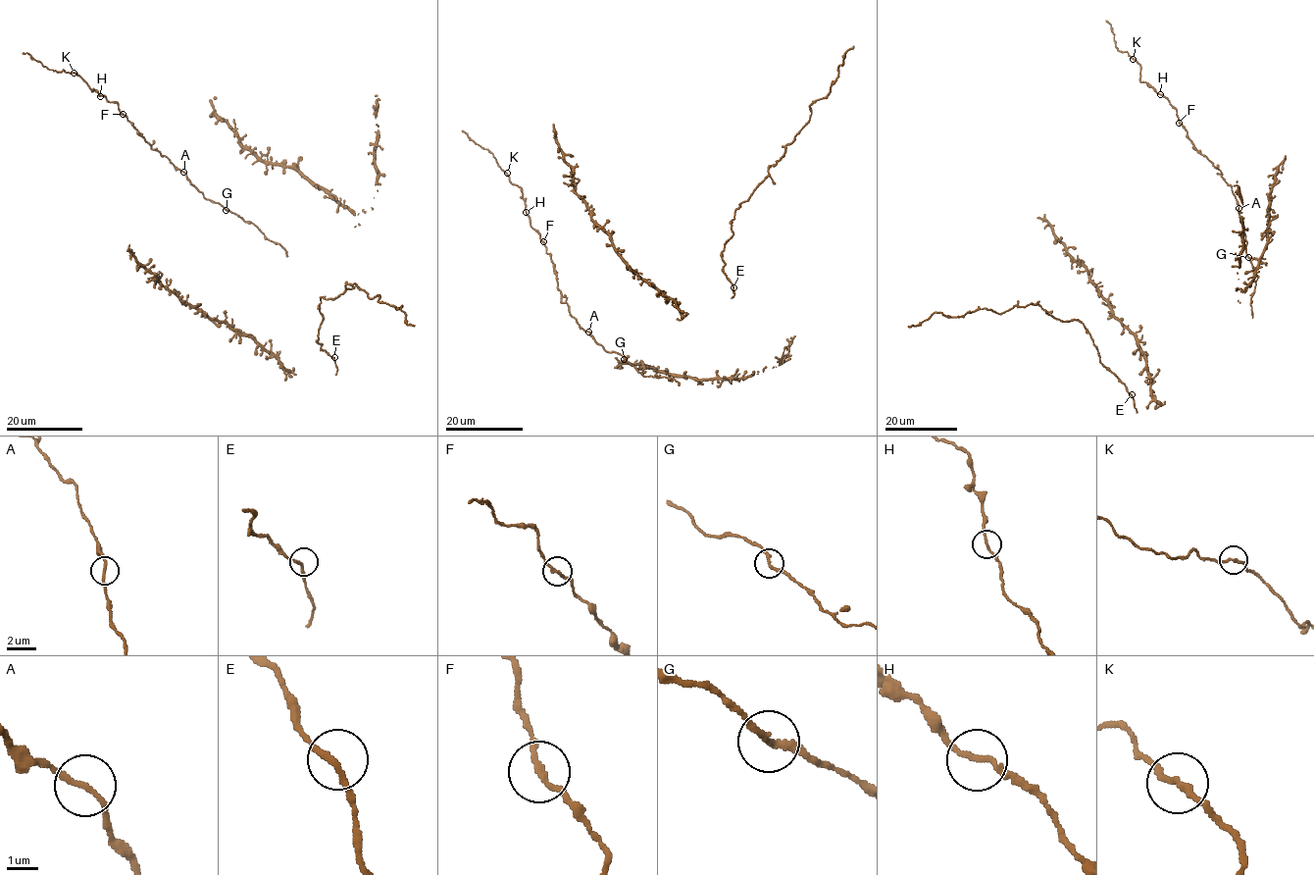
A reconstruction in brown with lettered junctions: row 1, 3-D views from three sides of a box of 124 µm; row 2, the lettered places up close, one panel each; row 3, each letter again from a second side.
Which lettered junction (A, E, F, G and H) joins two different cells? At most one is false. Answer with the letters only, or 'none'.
none

